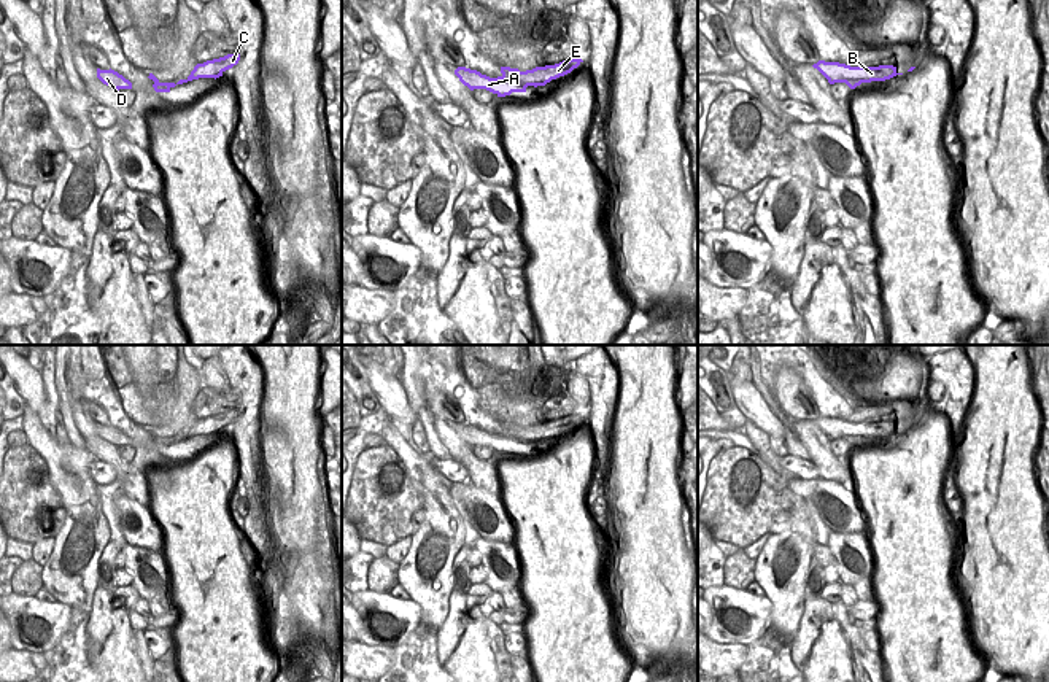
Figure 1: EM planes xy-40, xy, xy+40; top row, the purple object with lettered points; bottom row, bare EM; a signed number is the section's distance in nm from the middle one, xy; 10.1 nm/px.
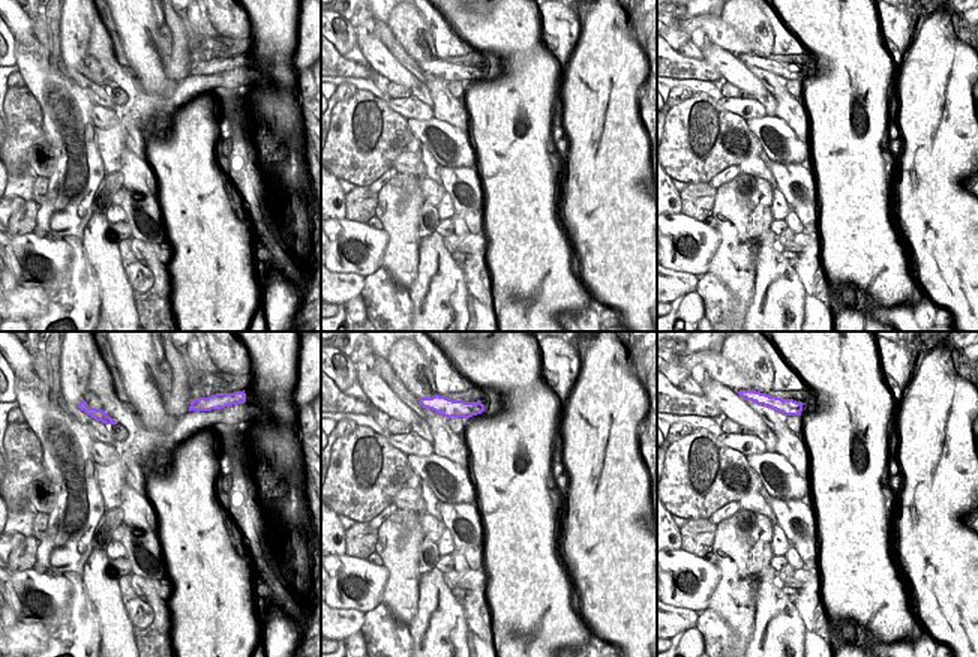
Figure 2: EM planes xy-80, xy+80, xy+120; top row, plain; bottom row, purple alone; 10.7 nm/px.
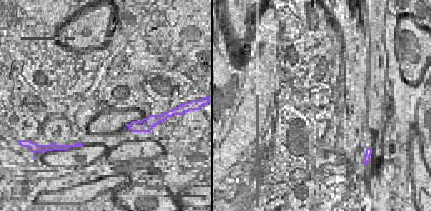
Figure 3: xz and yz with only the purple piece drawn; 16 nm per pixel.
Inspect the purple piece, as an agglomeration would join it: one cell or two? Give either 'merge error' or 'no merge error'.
merge error

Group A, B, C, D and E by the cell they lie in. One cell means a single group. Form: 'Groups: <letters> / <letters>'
Groups: A D / B C E

